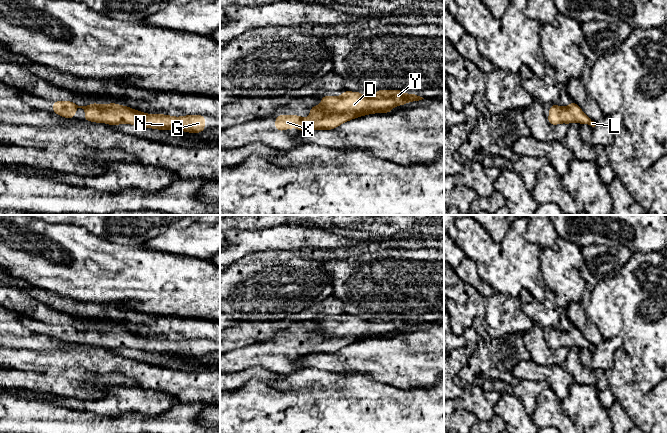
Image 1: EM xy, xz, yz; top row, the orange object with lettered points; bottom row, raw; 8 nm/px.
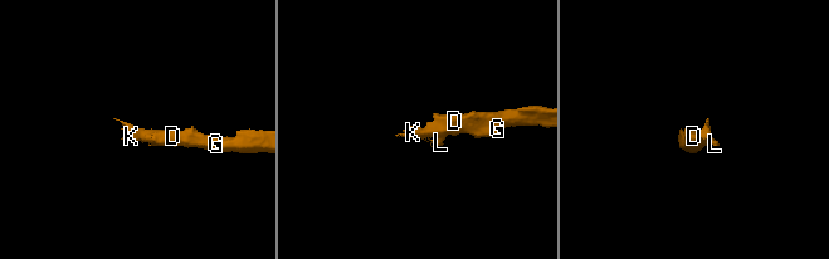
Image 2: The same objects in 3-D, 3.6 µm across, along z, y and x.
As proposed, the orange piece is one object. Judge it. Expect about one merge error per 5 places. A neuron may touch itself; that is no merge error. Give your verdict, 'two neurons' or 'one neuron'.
one neuron

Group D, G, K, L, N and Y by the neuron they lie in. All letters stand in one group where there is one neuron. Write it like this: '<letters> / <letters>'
D G K L N Y

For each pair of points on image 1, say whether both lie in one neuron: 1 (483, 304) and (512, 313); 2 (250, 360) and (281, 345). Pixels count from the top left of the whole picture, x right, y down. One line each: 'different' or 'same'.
1: same
2: same

